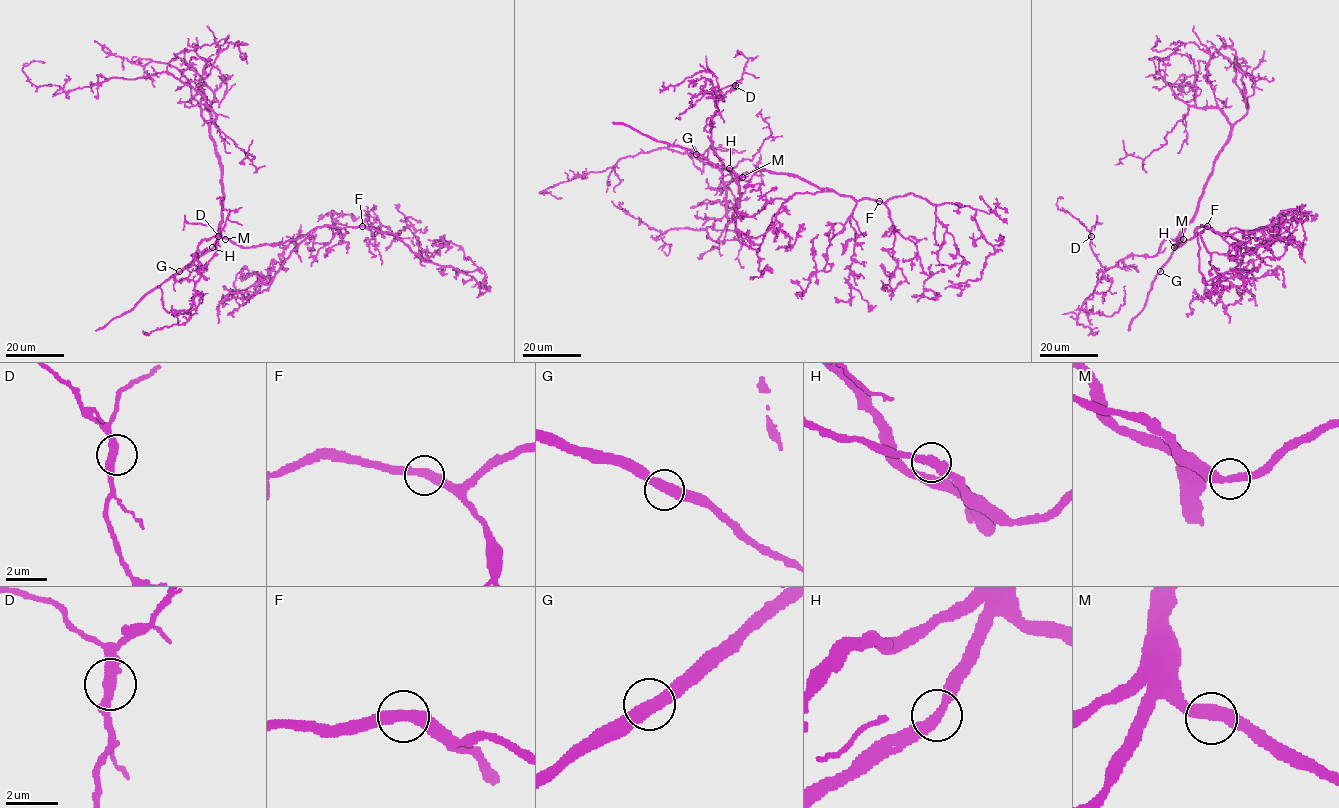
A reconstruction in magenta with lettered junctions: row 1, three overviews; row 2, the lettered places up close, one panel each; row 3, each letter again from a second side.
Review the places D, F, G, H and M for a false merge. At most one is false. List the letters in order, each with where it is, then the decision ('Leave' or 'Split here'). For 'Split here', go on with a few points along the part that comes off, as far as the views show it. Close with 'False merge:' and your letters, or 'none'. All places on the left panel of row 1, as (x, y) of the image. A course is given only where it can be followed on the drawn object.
D: Place: (218, 236). Leave
F: Place: (362, 226). Leave
G: Place: (179, 271). Leave
H: Place: (212, 247). Leave
M: Place: (225, 239). Leave
False merge: none

